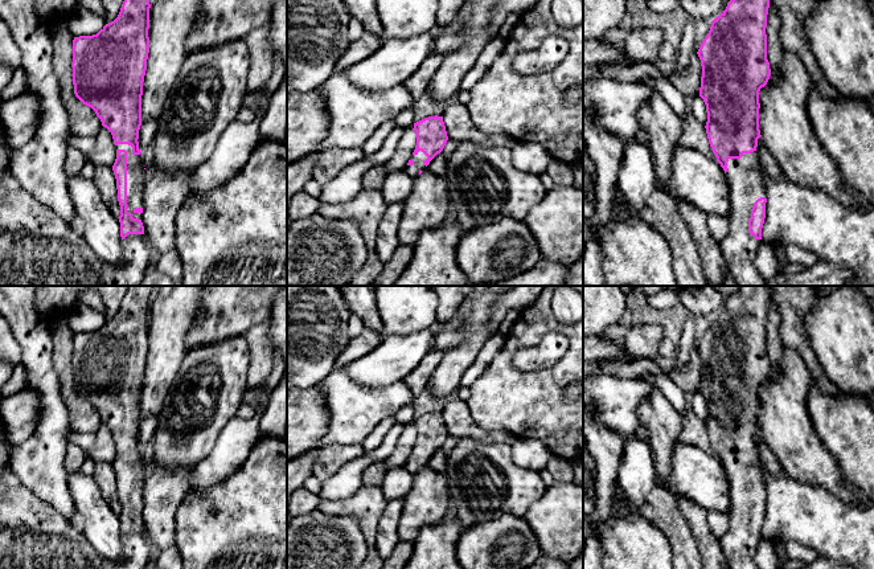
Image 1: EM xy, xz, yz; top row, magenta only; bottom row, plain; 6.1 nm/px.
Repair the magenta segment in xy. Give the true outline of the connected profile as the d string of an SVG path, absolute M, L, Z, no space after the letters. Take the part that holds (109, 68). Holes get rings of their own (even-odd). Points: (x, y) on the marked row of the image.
M124 0L118 17L97 34L73 40L73 85L75 97L91 107L114 139L116 159L112 171L120 205L120 237L124 263L111 266L102 261L86 243L78 226L66 222L50 208L30 196L11 173L0 181L0 286L140 286L147 274L152 250L144 237L143 195L148 171L143 167L139 150L141 126L141 95L149 53L149 0Z

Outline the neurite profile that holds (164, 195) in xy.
M153 168L148 171L143 195L141 222L151 250L160 255L176 249L176 216L190 193L193 176L194 172L190 171L181 171L175 175Z

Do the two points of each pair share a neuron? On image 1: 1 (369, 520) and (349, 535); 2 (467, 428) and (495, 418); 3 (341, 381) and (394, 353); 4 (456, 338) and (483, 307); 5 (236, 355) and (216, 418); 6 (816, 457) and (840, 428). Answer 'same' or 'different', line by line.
1: different
2: different
3: different
4: different
5: same
6: different

